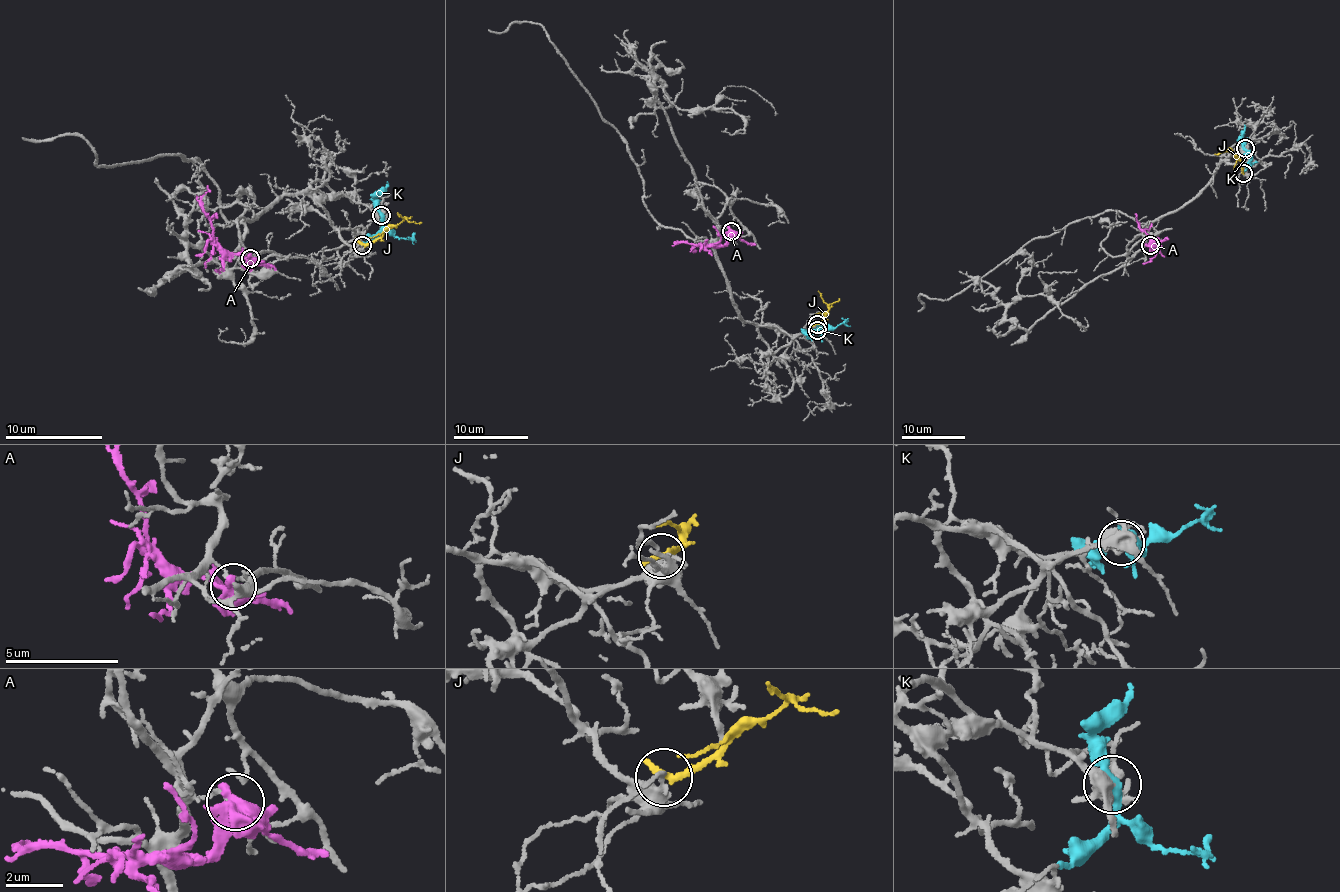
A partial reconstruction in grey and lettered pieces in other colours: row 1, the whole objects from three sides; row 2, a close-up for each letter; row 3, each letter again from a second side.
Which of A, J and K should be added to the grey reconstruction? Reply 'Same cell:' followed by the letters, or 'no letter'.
Same cell: no letter

